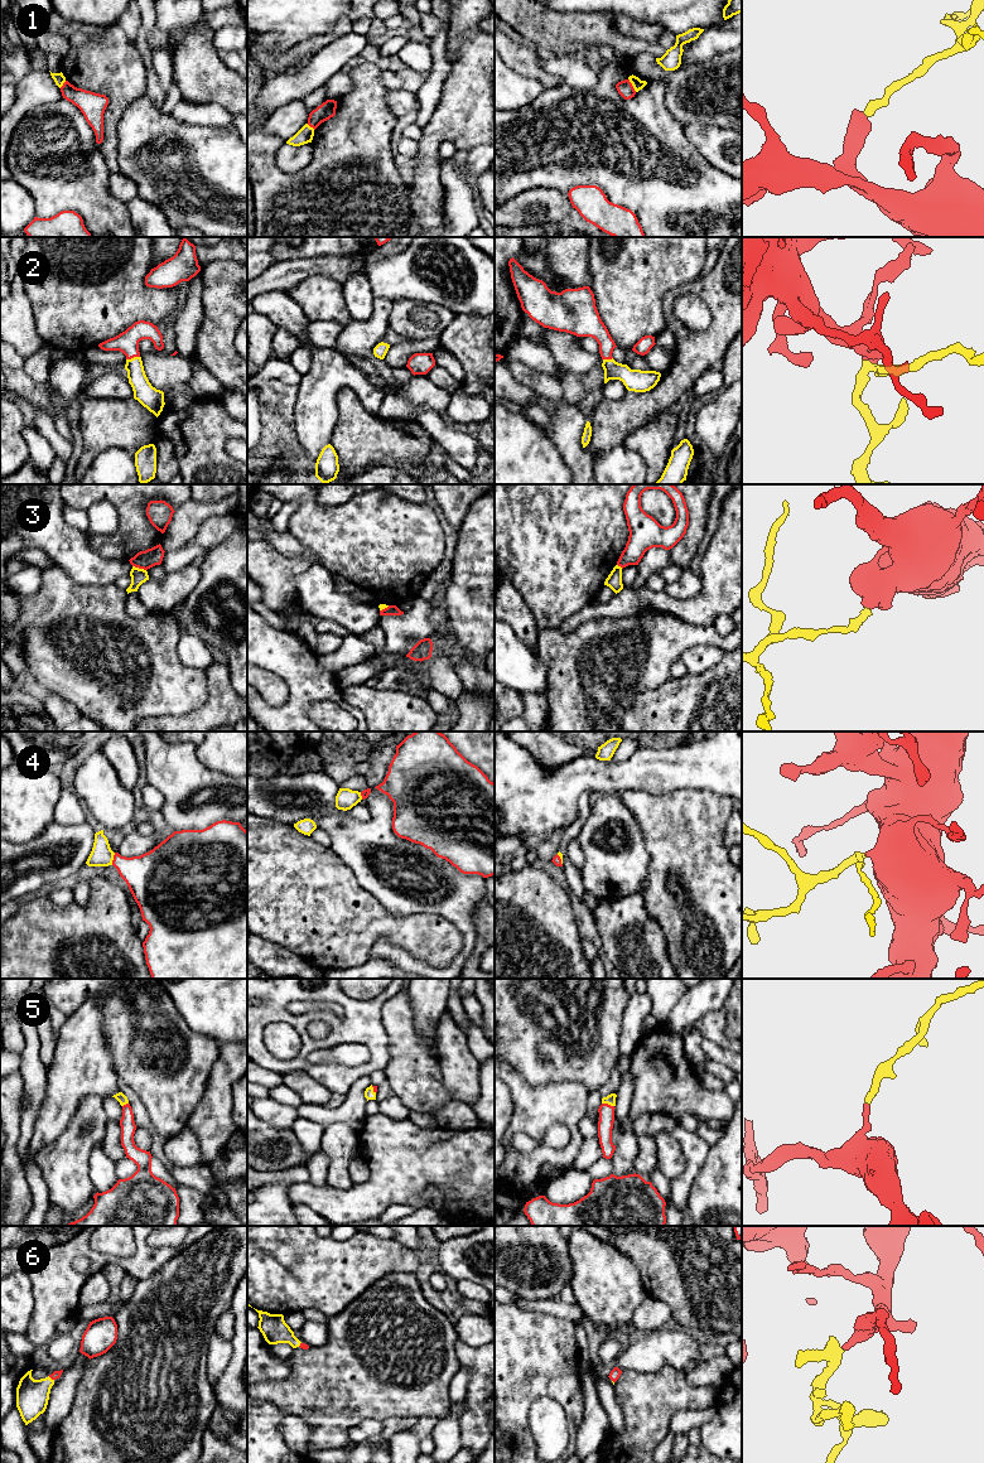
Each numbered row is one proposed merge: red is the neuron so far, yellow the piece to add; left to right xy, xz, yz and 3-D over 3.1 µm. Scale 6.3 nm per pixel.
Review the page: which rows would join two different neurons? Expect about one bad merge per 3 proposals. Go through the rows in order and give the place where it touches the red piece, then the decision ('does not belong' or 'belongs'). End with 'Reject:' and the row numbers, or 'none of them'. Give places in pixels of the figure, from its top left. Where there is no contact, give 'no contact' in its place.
1: yz (631, 85) | does not belong
2: xy (133, 357) | belongs
3: xy (139, 568) | does not belong
4: xy (114, 859) | belongs
5: yz (607, 1104) | belongs
6: xy (51, 1377) | belongs
Reject: 1, 3

